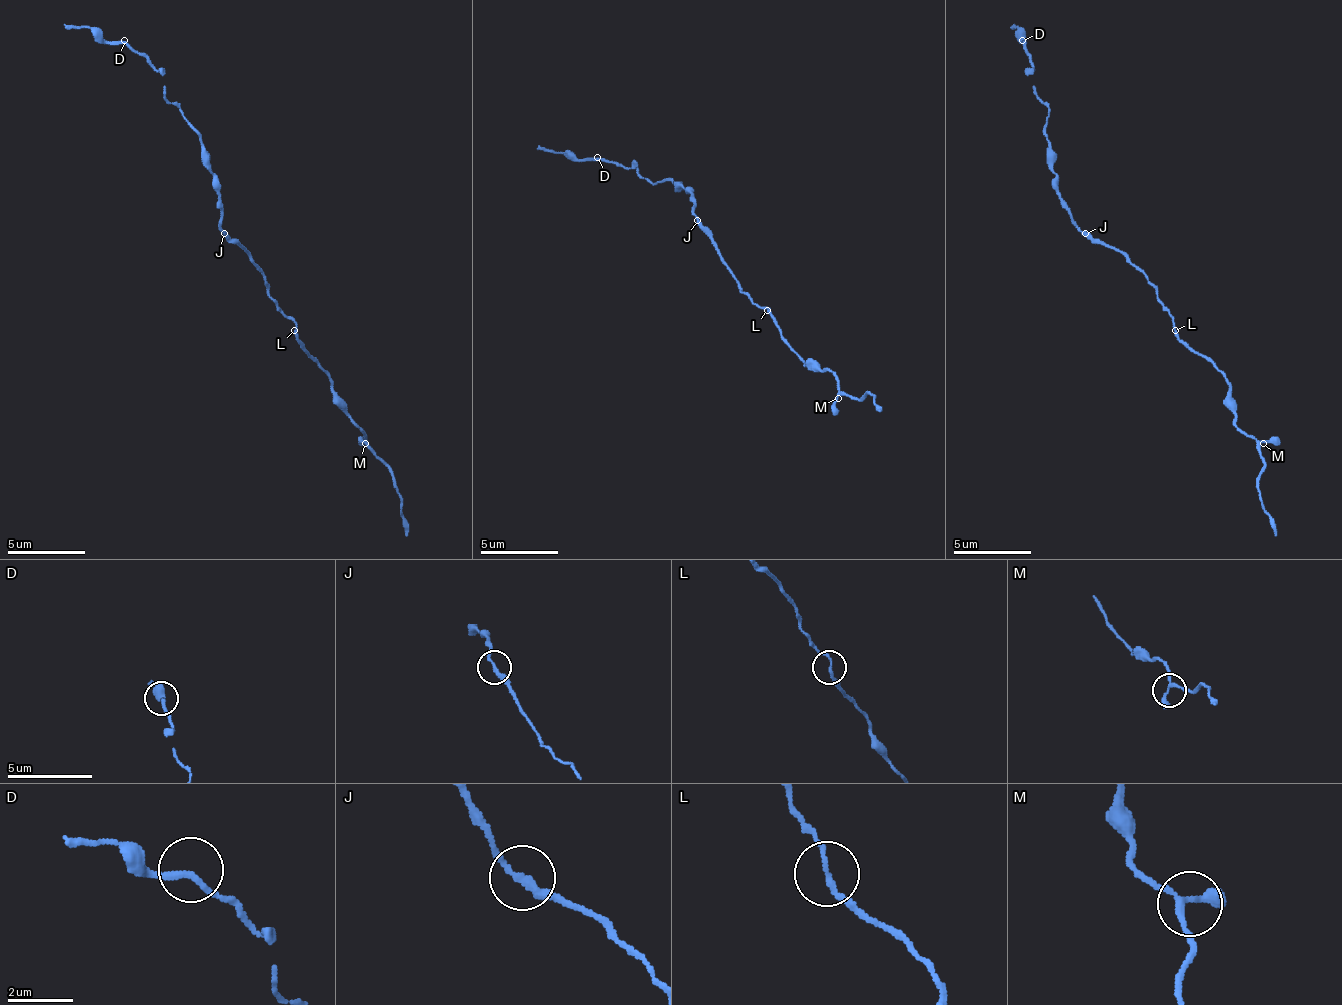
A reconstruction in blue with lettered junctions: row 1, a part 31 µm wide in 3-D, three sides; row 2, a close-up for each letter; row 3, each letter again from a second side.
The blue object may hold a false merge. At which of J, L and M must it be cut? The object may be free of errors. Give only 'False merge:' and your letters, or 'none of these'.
False merge: none of these

